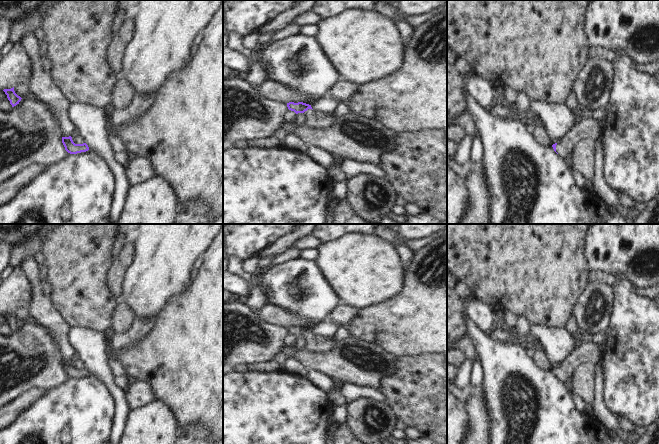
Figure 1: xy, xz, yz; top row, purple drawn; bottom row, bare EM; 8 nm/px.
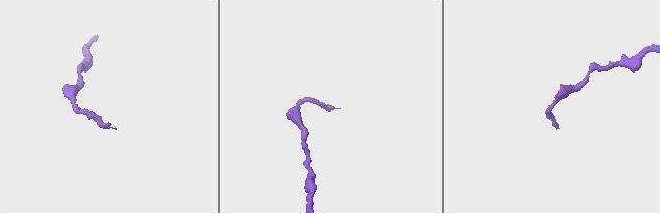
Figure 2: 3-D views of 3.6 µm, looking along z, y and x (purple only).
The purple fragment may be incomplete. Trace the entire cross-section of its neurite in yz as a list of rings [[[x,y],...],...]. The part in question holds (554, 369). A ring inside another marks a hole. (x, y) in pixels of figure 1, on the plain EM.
[[[582,342],[564,358],[558,367],[553,368],[552,371],[561,382],[570,384],[576,367],[589,360],[598,363],[602,360],[603,353],[603,345],[595,342]]]

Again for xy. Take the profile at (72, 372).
[[[62,361],[62,367],[65,371],[65,374],[70,378],[77,378],[81,376],[86,376],[89,374],[89,371],[86,367],[75,368],[72,364],[72,361]]]

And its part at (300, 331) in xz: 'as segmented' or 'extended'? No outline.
extended

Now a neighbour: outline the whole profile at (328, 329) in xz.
[[[323,321],[311,328],[313,334],[332,338],[338,330],[338,327],[331,321]]]

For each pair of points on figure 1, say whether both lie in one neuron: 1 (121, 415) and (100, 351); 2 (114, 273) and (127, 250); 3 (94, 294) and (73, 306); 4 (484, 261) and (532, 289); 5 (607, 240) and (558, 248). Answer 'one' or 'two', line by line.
1: one
2: one
3: one
4: one
5: two

